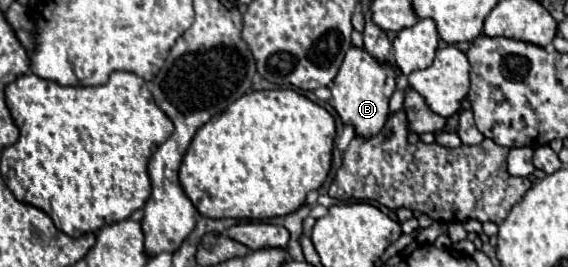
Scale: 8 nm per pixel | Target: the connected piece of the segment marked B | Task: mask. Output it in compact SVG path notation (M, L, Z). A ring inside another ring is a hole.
M350 47L336 79L330 85L332 95L330 95L328 103L336 109L340 121L344 125L352 125L354 133L358 137L370 139L370 137L378 135L388 121L388 101L390 101L392 93L396 91L394 77L396 77L396 69L392 65L378 63L364 49Z

